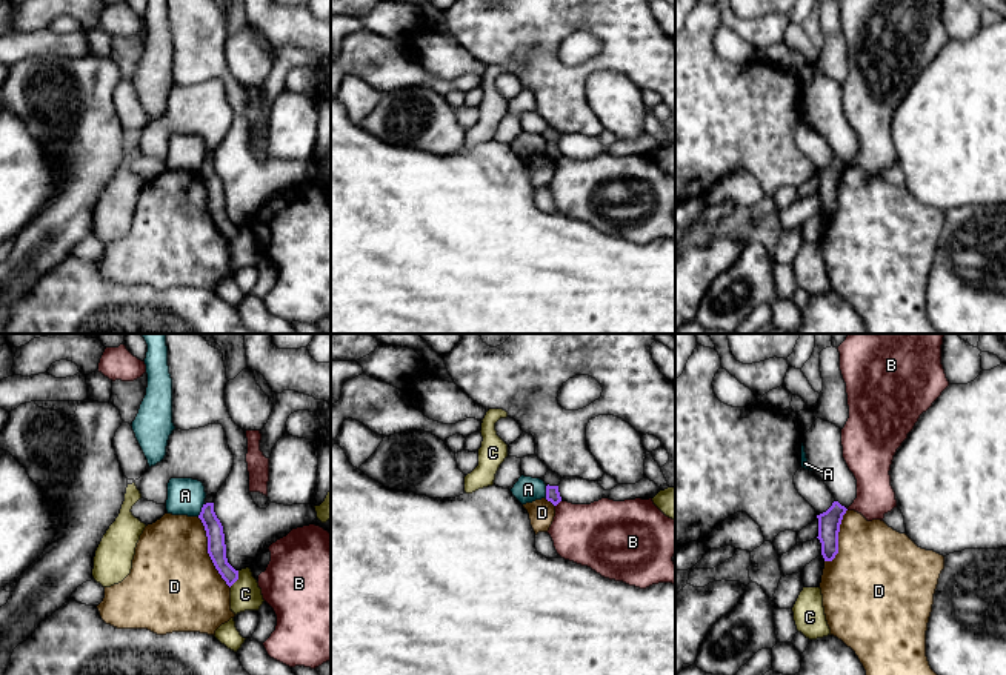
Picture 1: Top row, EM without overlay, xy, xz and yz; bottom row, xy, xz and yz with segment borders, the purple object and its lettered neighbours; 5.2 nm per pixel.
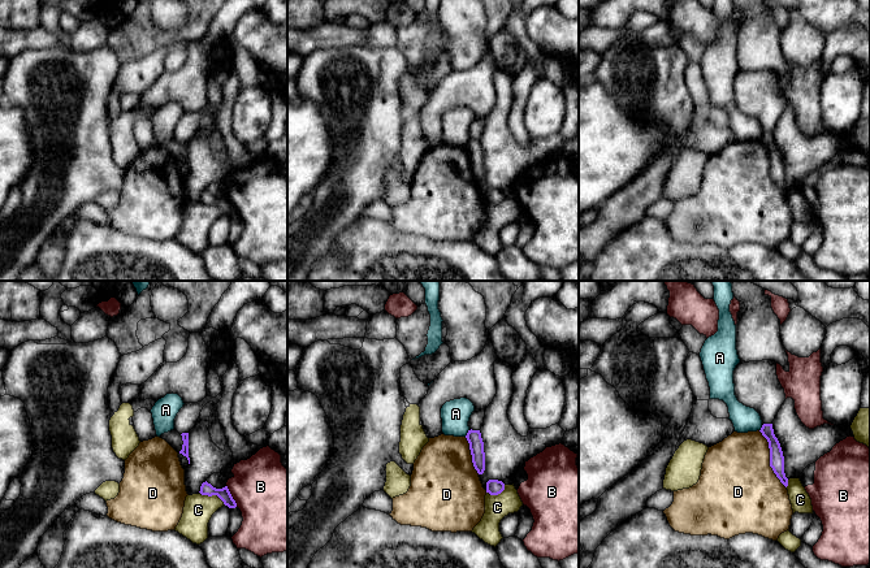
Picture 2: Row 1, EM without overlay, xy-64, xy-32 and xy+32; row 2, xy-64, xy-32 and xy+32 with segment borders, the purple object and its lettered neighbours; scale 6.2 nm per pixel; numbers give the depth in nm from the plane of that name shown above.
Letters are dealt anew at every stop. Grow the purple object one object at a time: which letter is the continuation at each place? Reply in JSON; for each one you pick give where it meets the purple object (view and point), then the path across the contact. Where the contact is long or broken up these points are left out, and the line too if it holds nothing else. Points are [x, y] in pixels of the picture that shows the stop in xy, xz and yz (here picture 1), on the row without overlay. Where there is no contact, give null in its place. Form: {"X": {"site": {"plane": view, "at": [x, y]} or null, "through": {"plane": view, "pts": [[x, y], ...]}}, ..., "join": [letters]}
{"join": []}

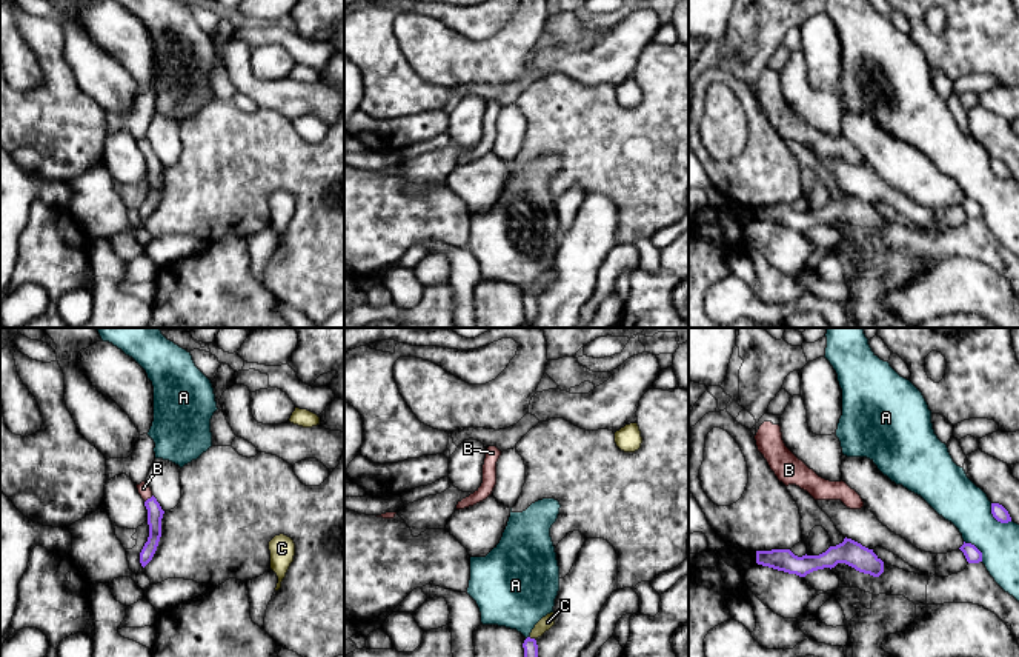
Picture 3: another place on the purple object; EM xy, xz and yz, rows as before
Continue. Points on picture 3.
{"B": {"site": {"plane": "xy", "at": [148, 154]}, "through": {"plane": "xy", "pts": [[154, 165], [148, 154], [143, 143]]}}, "join": ["B"]}

